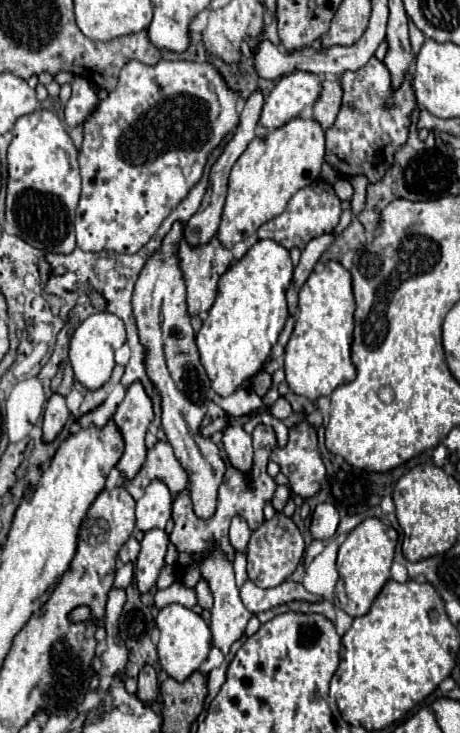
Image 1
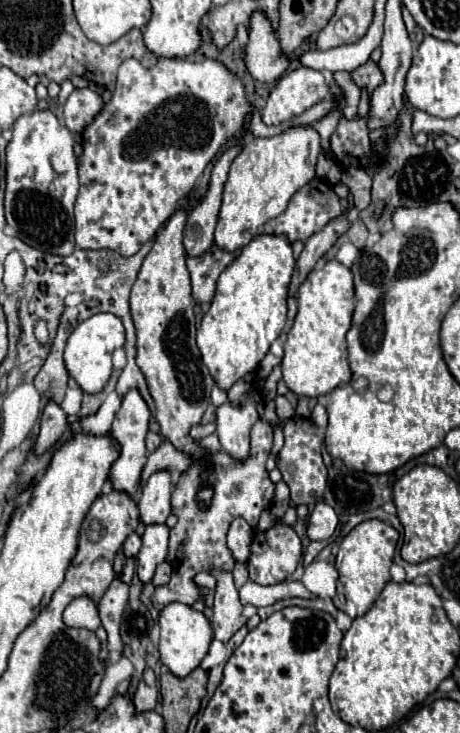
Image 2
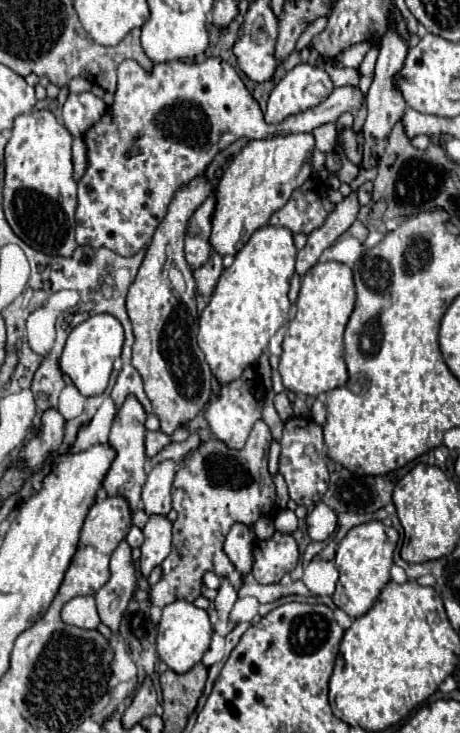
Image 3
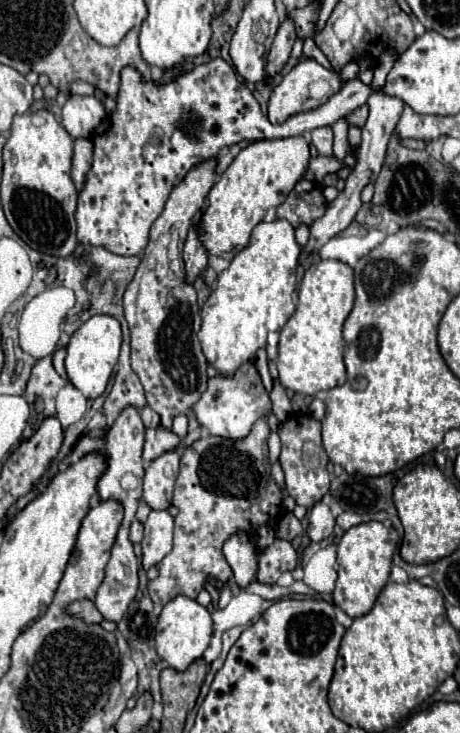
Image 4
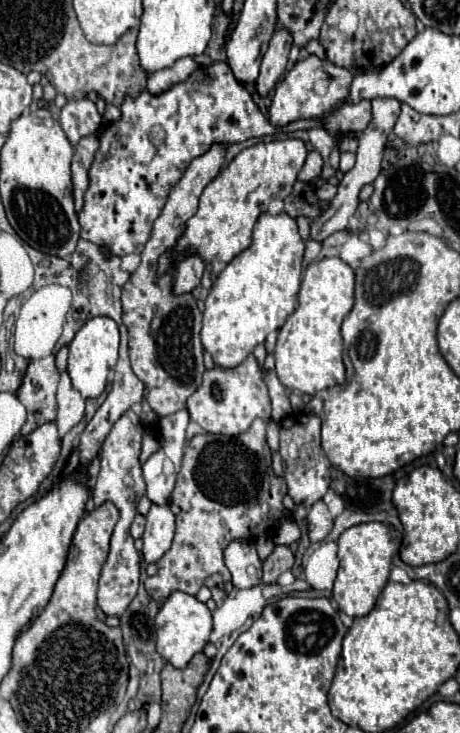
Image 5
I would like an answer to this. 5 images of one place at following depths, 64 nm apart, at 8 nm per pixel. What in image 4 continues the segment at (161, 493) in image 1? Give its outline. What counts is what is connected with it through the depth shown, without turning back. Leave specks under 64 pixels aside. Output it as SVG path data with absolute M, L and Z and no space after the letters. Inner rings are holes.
M164 452L156 460L152 460L150 468L144 474L144 502L152 510L168 510L172 504L174 480L178 476L178 452Z

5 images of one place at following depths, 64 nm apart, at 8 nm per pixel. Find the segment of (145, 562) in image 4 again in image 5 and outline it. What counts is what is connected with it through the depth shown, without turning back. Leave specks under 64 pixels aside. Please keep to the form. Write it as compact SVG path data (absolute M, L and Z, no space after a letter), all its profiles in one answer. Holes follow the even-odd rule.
M152 504L146 516L146 530L142 536L144 562L146 564L158 562L172 546L172 538L174 538L174 514L170 512L168 506Z

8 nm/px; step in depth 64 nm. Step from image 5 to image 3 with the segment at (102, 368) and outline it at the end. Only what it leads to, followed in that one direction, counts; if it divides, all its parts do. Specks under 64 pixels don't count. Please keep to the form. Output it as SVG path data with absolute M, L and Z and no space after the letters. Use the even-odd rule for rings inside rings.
M112 314L90 316L70 332L60 358L62 372L72 378L74 386L80 390L82 396L102 394L112 374L112 362L122 352L122 344L124 344L124 330L122 324Z

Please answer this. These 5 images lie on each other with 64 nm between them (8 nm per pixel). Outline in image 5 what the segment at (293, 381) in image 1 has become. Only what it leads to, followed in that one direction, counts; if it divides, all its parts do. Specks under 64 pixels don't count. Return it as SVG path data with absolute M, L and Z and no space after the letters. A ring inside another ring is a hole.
M322 258L320 262L312 262L306 268L298 292L298 308L292 316L288 316L286 324L280 328L276 350L274 350L276 374L286 388L314 396L316 392L342 384L346 380L346 370L342 362L340 326L346 314L352 310L352 306L354 306L354 270L346 262L342 262L340 258Z

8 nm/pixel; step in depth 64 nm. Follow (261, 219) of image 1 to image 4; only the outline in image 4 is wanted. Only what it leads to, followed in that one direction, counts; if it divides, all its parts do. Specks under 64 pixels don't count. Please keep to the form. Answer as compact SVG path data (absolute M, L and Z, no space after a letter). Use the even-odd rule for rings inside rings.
M304 136L258 140L246 146L208 194L208 204L200 222L200 240L208 254L232 260L248 244L254 226L264 220L268 208L280 206L292 188L304 178L308 164L310 142Z

